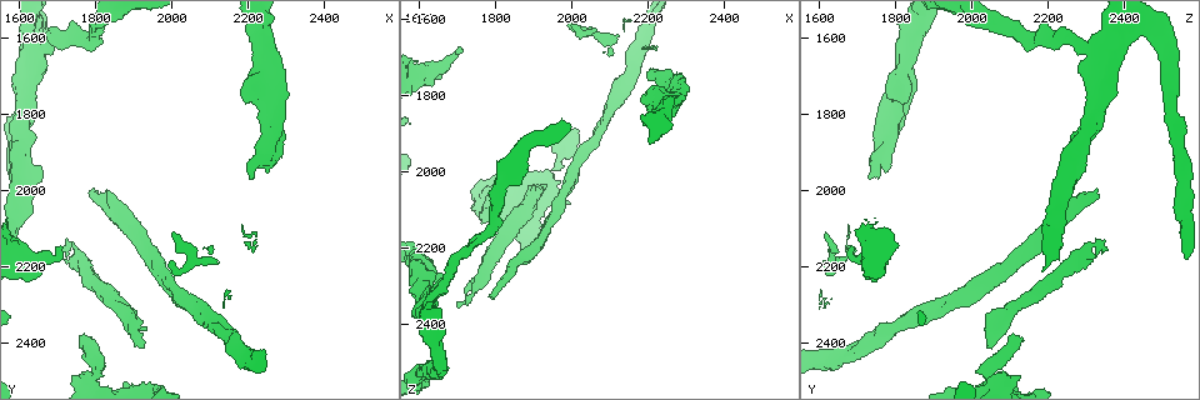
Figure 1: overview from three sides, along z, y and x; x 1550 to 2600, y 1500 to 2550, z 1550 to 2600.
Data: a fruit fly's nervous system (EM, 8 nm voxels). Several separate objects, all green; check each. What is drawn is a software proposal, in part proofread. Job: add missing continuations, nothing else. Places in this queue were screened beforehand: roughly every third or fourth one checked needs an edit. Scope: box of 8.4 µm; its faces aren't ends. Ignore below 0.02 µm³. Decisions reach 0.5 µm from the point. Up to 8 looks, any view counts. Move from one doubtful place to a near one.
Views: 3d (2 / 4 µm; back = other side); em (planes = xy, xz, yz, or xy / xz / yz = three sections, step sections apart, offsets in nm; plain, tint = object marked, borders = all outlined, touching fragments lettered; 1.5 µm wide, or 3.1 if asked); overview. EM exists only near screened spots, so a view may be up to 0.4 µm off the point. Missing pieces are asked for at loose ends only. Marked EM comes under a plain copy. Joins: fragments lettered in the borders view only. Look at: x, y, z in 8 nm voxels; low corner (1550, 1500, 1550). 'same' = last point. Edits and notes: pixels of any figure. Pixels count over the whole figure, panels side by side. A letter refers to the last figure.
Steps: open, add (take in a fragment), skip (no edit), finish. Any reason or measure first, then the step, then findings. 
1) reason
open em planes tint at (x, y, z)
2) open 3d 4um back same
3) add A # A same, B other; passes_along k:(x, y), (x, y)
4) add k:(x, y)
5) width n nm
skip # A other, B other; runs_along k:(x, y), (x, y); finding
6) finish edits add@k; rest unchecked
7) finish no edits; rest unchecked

branch stops here
open em planes borders at (1785, 2005, 2330)

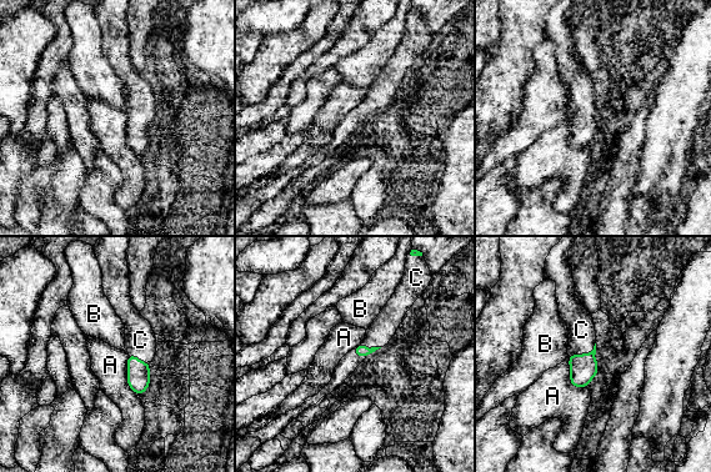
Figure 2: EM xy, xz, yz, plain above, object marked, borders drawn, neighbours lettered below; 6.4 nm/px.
add C # A other, B other, C same; passes_along 2:(582, 367), (582, 355), (581, 330); the neuron continues

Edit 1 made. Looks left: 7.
open overview

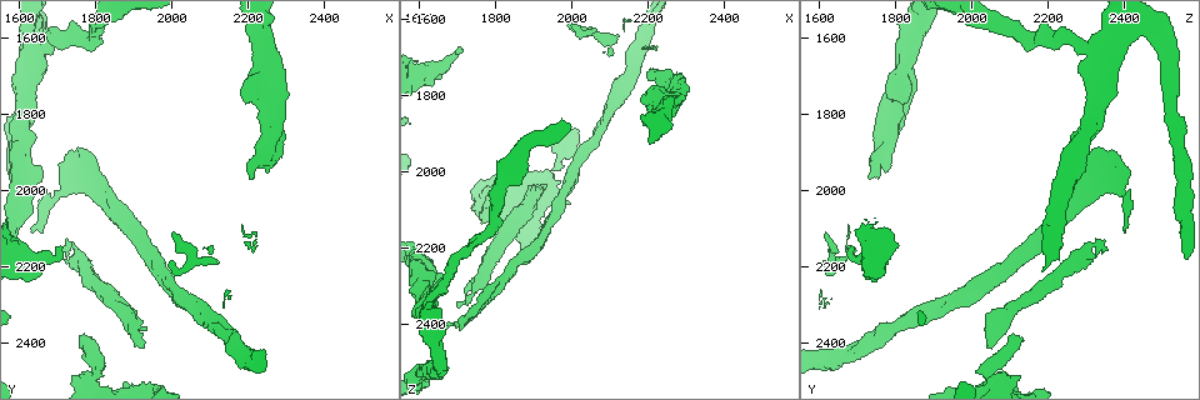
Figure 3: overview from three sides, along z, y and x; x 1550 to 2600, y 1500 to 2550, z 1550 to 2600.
side arm on a straight run
open 3d 2um at (1640, 1665, 2310)

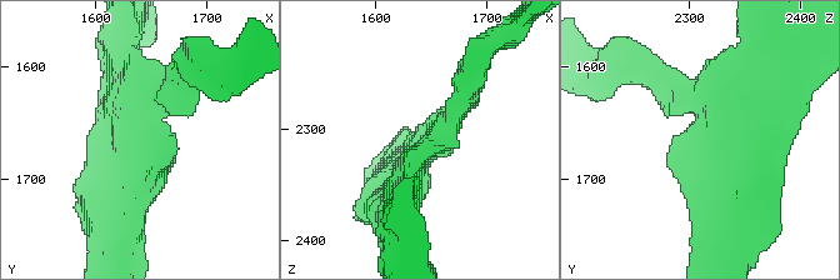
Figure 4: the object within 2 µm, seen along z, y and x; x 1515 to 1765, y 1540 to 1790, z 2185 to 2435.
open em xy step 4 tint at (1644, 1672, 2310)

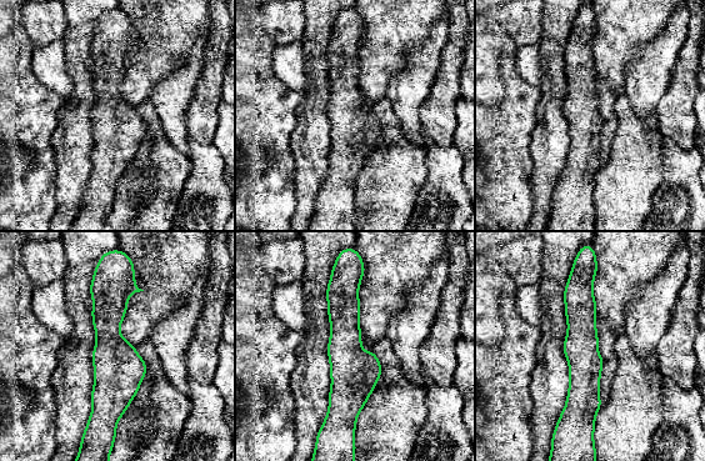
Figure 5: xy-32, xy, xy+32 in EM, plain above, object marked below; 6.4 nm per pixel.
open em xy step 4 borders same

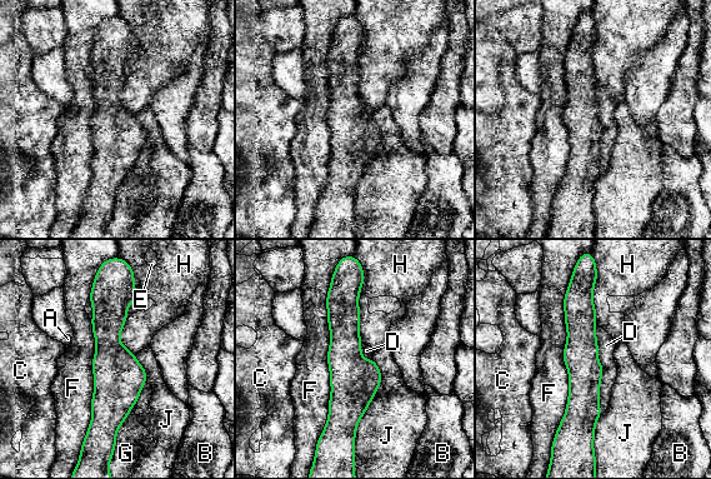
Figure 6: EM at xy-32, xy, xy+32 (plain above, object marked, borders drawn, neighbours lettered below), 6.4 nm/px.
width 150 nm
skip # A other, B other, C other, D other, E other, F other, G other, H other, J other; runs_along 6:(108, 285), (113, 433); none of them fits

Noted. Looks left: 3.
an open end
open 3d 4um at (1700, 2150, 1695)

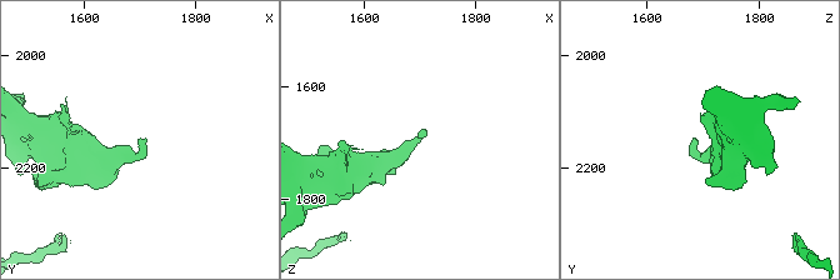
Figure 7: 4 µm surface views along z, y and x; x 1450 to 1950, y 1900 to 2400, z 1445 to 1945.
open em planes borders at (1705, 2145, 1695)

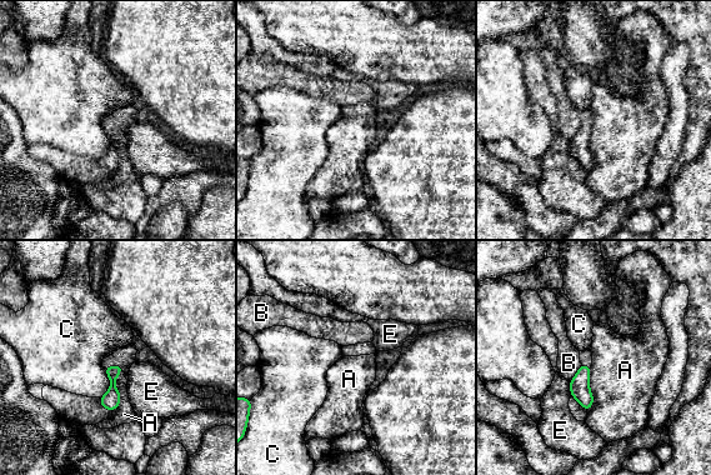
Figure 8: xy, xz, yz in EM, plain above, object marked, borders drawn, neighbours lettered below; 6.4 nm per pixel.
skip # A other, B other, C other, E other; border 8:(124, 366), (113, 411); none of them fits

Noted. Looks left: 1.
finish edits add@2; rest unchecked

